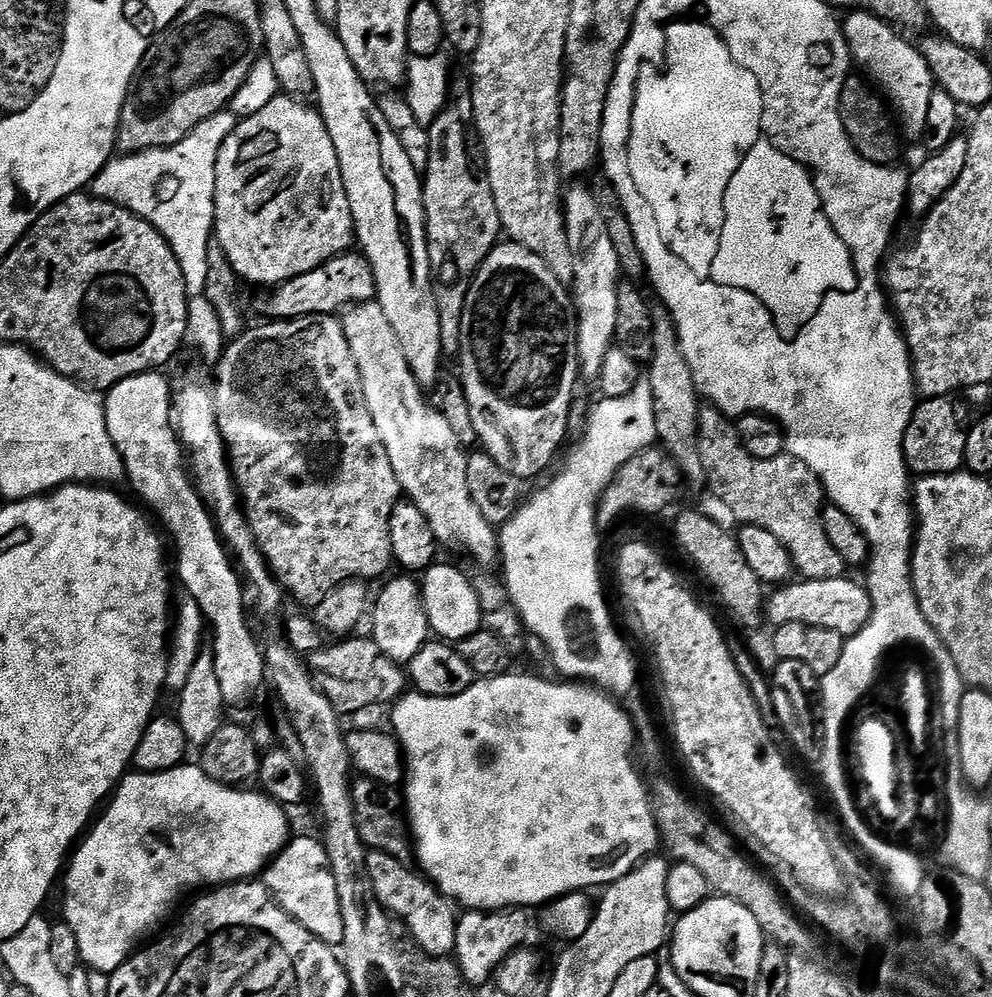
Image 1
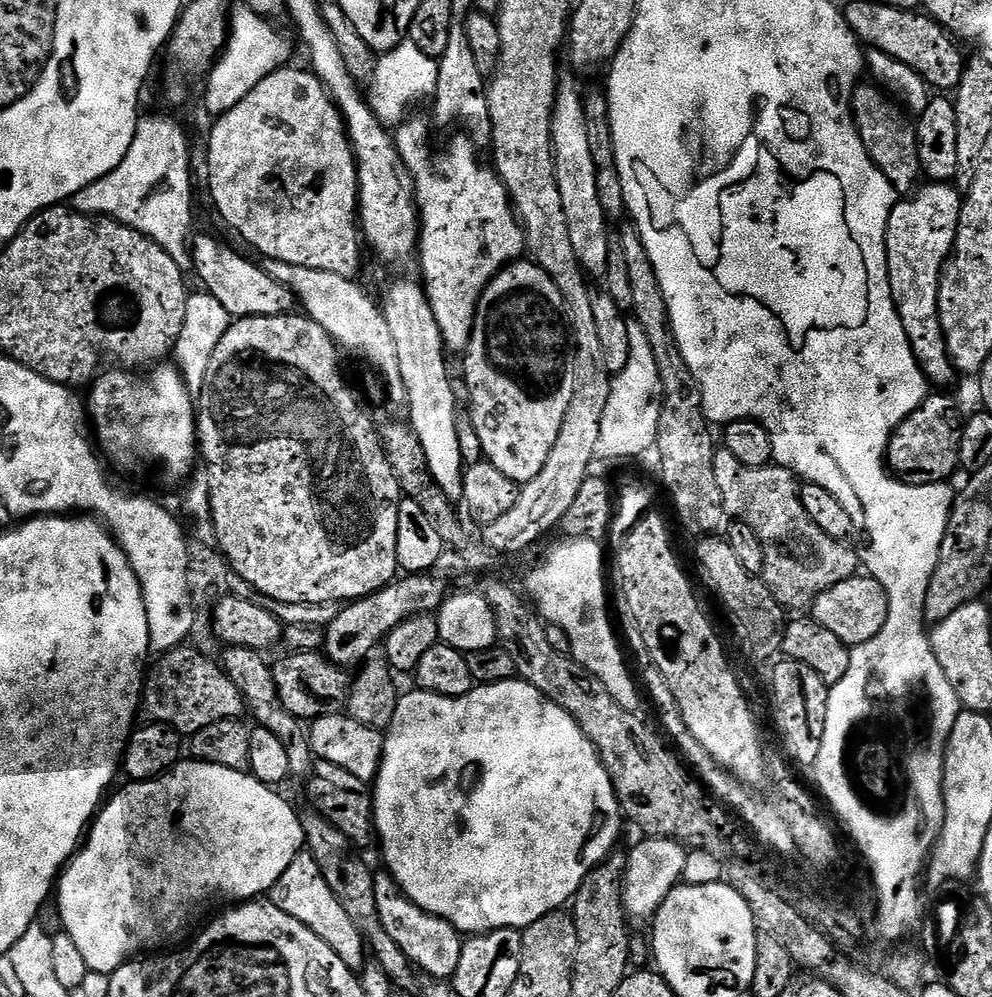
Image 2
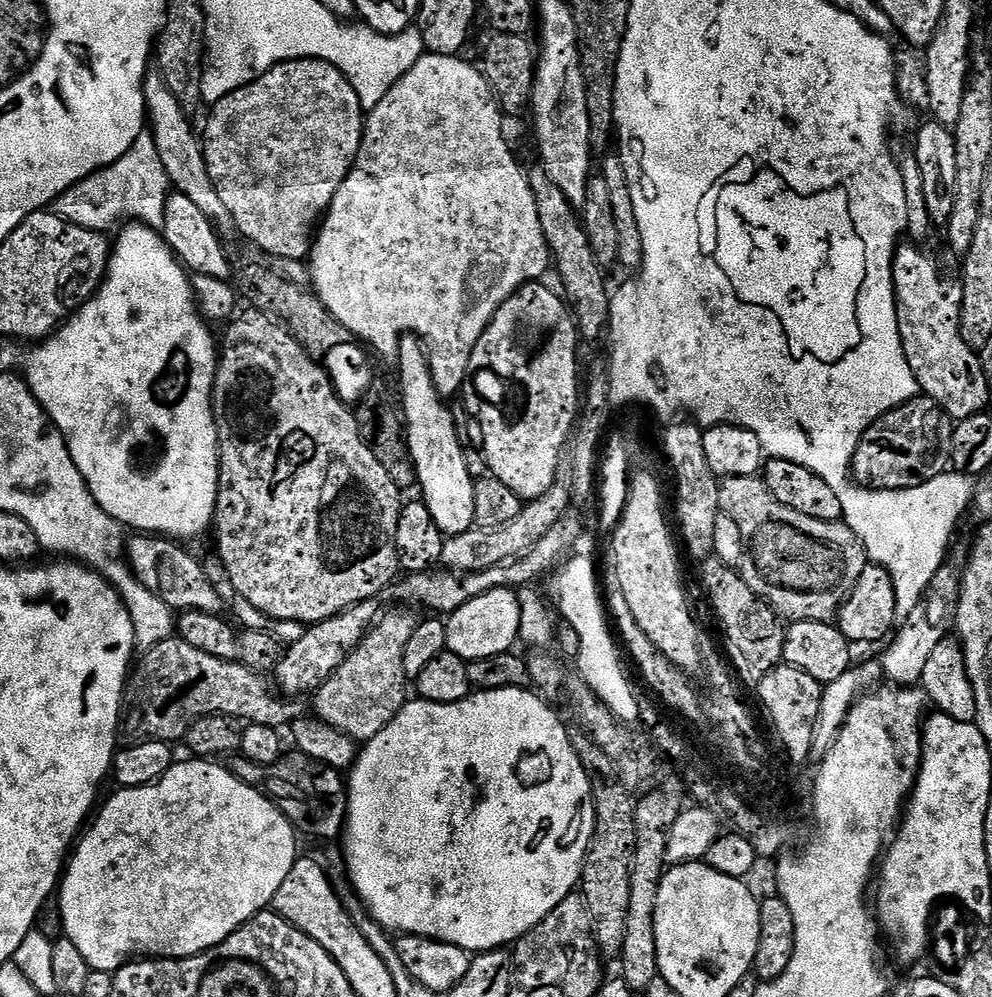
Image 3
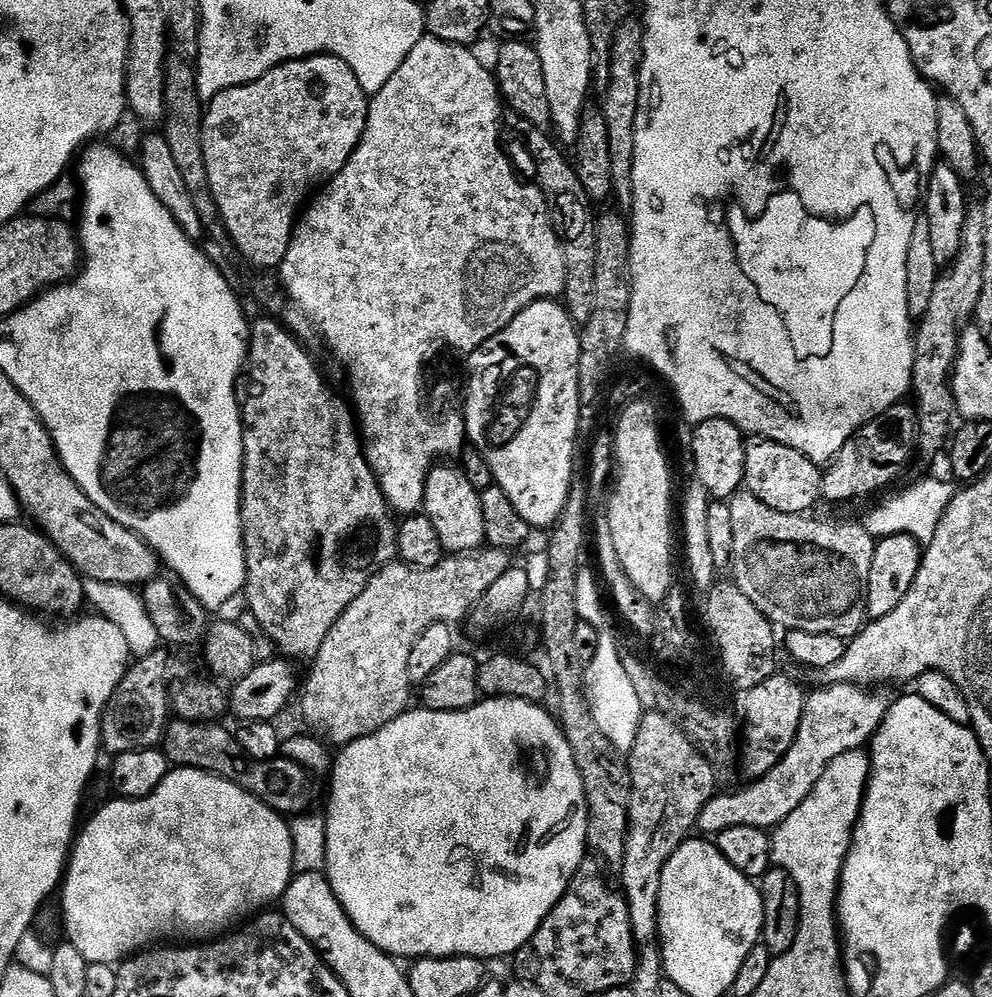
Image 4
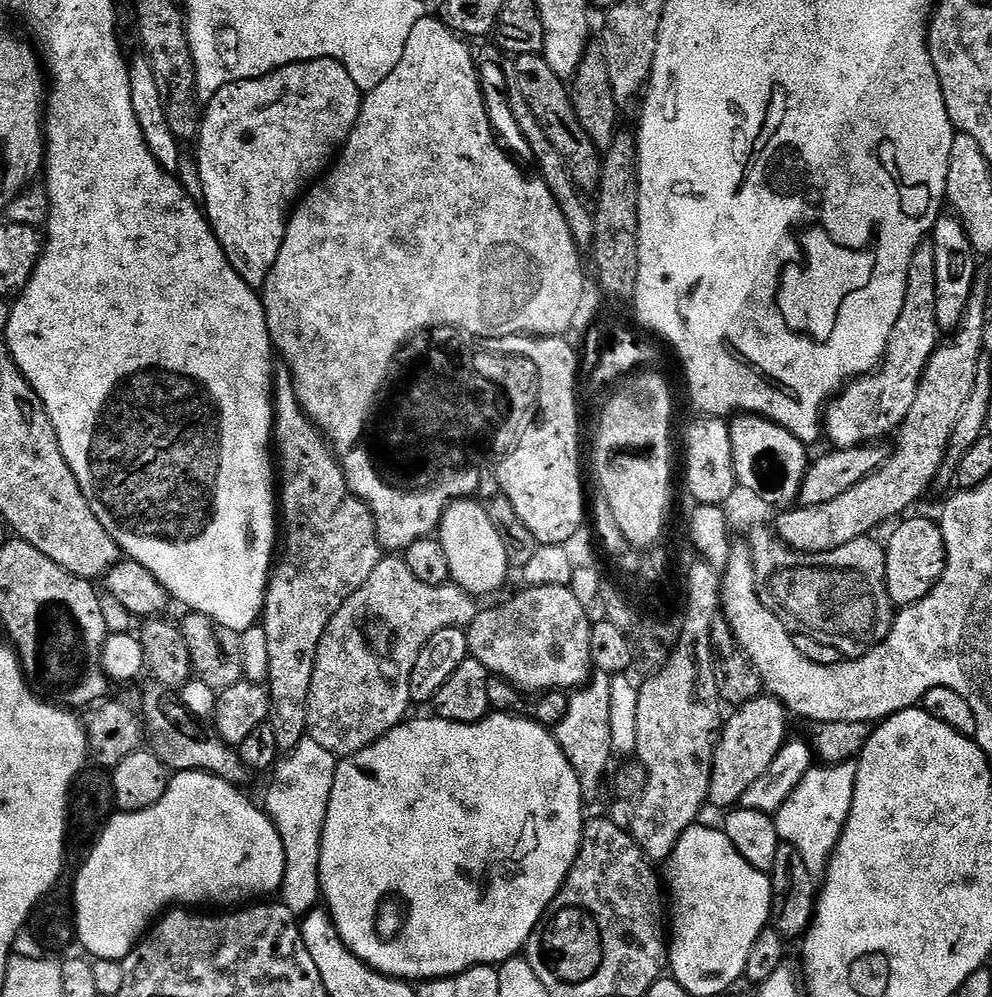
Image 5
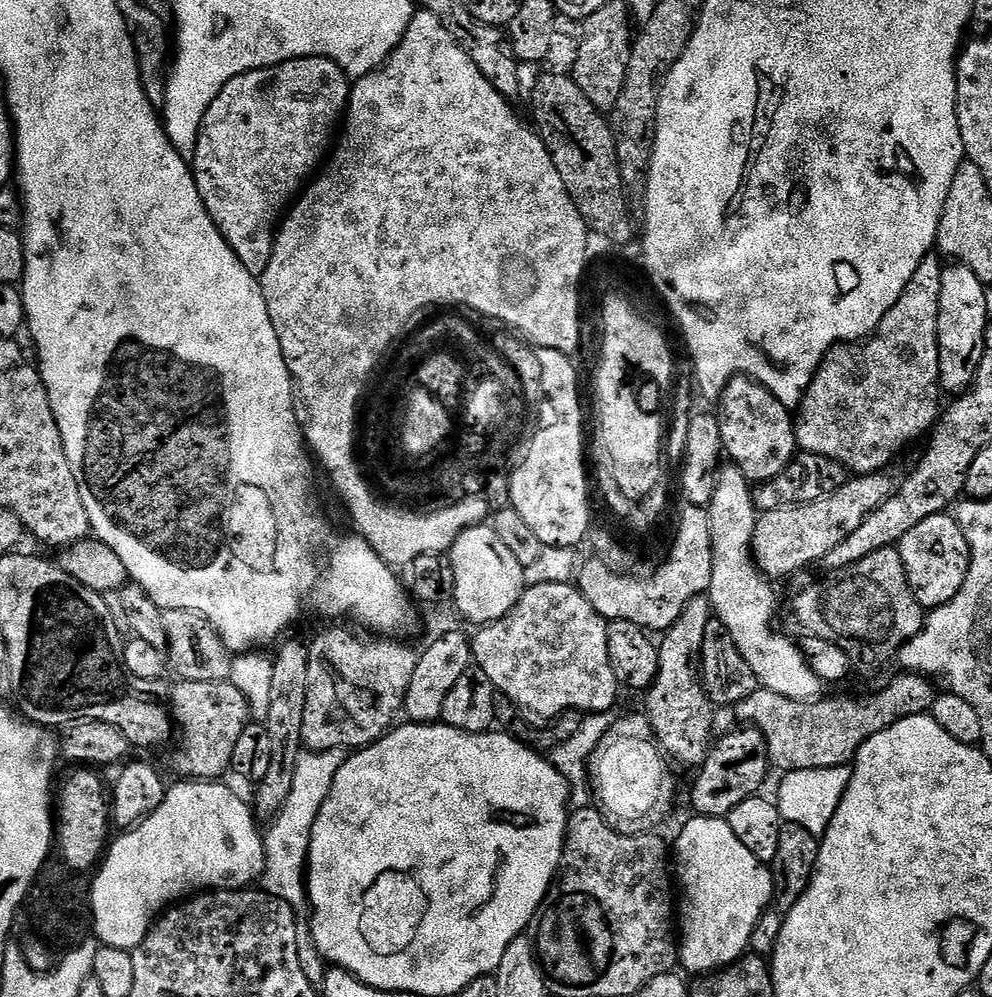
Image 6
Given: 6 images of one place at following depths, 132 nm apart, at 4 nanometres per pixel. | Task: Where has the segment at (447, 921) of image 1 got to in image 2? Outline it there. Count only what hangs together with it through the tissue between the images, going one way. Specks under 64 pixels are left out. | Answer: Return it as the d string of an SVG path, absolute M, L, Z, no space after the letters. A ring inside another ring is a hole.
M387 871L375 873L374 902L378 906L378 922L382 922L386 934L394 938L395 944L402 949L402 954L412 963L413 968L425 977L433 980L451 981L458 970L458 961L462 958L464 940L462 934L450 922L414 906L404 897L404 892L396 885L396 879Z

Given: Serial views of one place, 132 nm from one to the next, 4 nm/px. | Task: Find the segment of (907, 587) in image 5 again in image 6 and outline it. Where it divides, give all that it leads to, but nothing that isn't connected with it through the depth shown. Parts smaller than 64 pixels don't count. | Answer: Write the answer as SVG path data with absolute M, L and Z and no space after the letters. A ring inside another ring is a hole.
M941 514L918 522L918 526L900 540L898 547L914 598L918 598L926 610L942 606L960 593L970 566L970 550L955 515Z

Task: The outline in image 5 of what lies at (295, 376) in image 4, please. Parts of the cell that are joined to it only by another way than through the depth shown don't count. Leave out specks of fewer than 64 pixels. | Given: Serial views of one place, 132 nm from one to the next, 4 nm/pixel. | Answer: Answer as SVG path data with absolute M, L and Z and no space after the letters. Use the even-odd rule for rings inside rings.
M287 370L277 371L274 376L274 407L276 410L276 426L274 429L274 456L278 461L278 520L282 525L282 539L278 544L278 555L272 565L272 576L268 579L268 590L264 594L264 611L262 613L262 627L266 630L266 643L270 654L270 670L266 687L270 698L270 714L268 723L274 730L274 738L278 742L278 750L281 754L287 754L298 746L298 742L306 739L308 723L306 722L306 710L310 702L310 682L314 678L314 662L318 654L318 642L322 642L322 634L326 634L326 626L330 626L330 618L342 610L342 606L354 593L374 574L374 566L382 559L382 549L378 542L376 533L376 523L372 517L372 512L368 509L363 500L359 500L350 490L350 486L344 477L344 471L340 461L336 459L336 453L332 450L332 445L324 438L324 433L317 428L316 423L304 413L304 407L298 402L296 385L292 382L292 374Z

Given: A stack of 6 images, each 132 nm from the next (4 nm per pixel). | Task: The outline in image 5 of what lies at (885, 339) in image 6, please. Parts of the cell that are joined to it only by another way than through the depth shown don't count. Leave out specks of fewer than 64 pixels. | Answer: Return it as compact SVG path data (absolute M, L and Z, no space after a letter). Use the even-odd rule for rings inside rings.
M925 242L918 246L910 262L902 314L894 326L880 367L867 376L860 376L845 384L832 397L825 411L822 428L836 448L874 444L883 441L883 436L891 437L902 426L906 414L910 414L910 408L914 406L914 398L918 398L922 374L937 350L940 335L942 329L936 321L934 246L931 242Z

